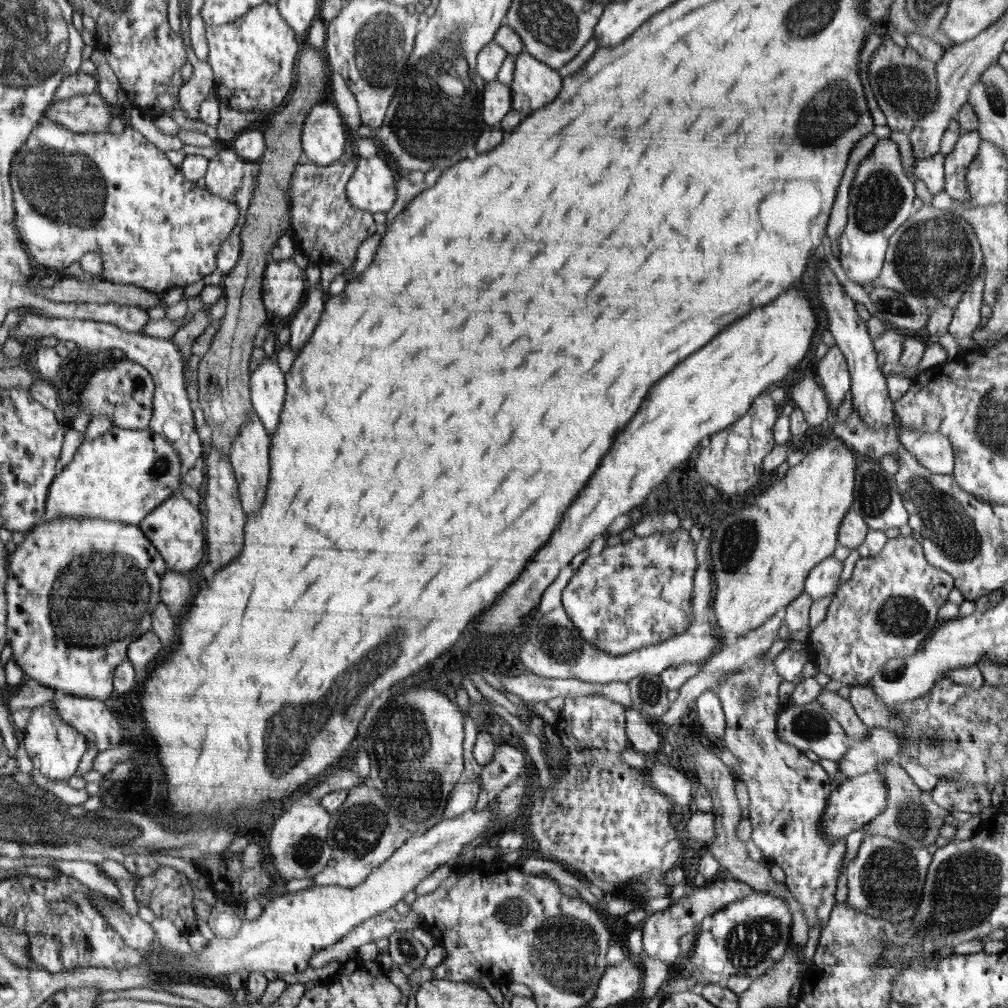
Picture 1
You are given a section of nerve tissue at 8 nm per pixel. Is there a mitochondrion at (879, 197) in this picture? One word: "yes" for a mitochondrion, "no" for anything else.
yes

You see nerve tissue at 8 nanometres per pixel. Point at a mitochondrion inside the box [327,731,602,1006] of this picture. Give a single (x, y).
(564, 953)

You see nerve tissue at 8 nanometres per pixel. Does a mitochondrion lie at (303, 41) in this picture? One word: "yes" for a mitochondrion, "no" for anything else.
no

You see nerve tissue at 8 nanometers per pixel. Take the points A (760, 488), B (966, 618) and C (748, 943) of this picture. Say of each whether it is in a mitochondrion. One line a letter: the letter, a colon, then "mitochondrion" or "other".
A: other
B: other
C: mitochondrion

